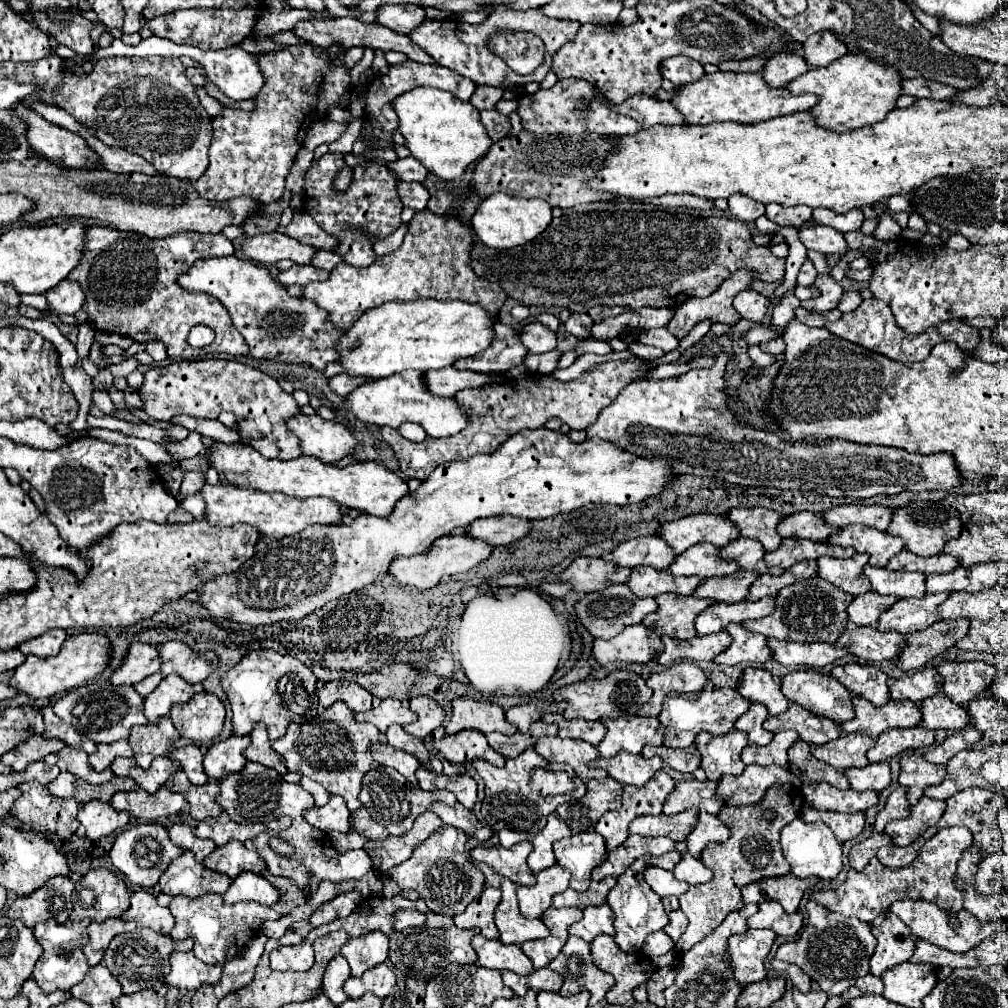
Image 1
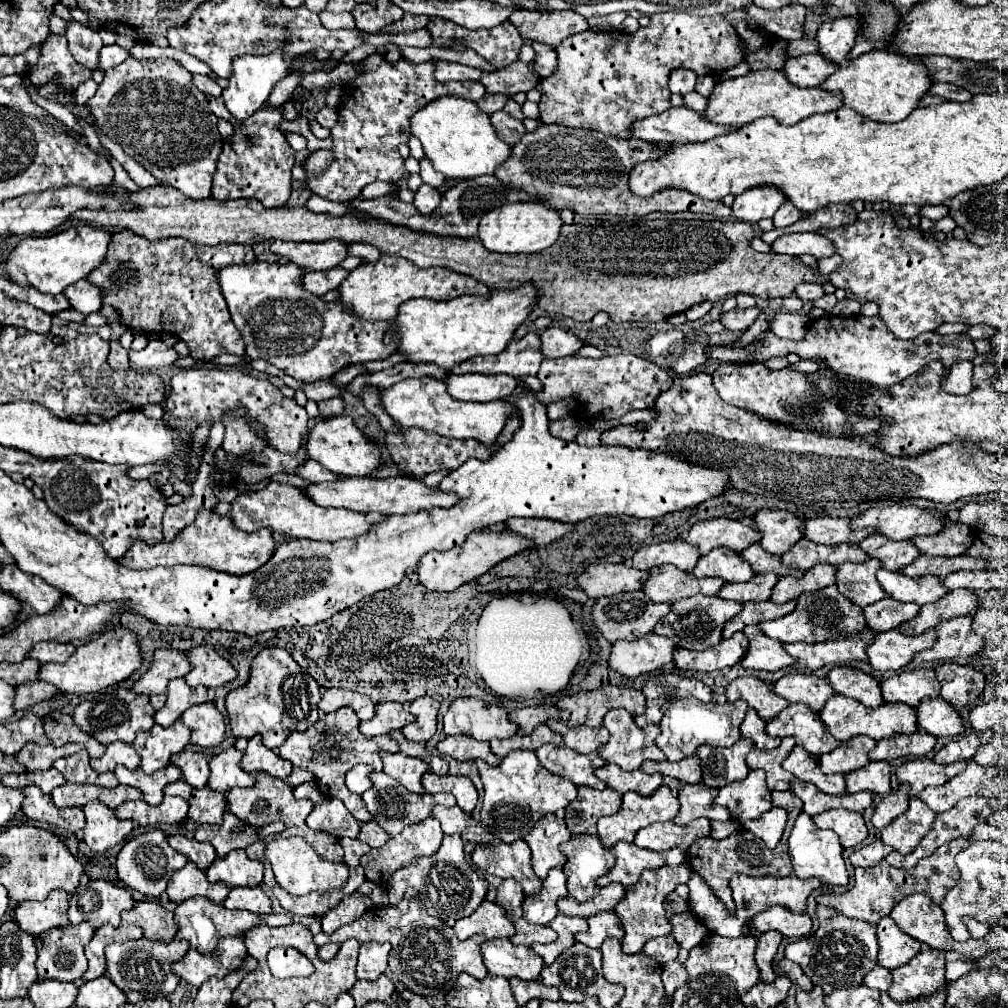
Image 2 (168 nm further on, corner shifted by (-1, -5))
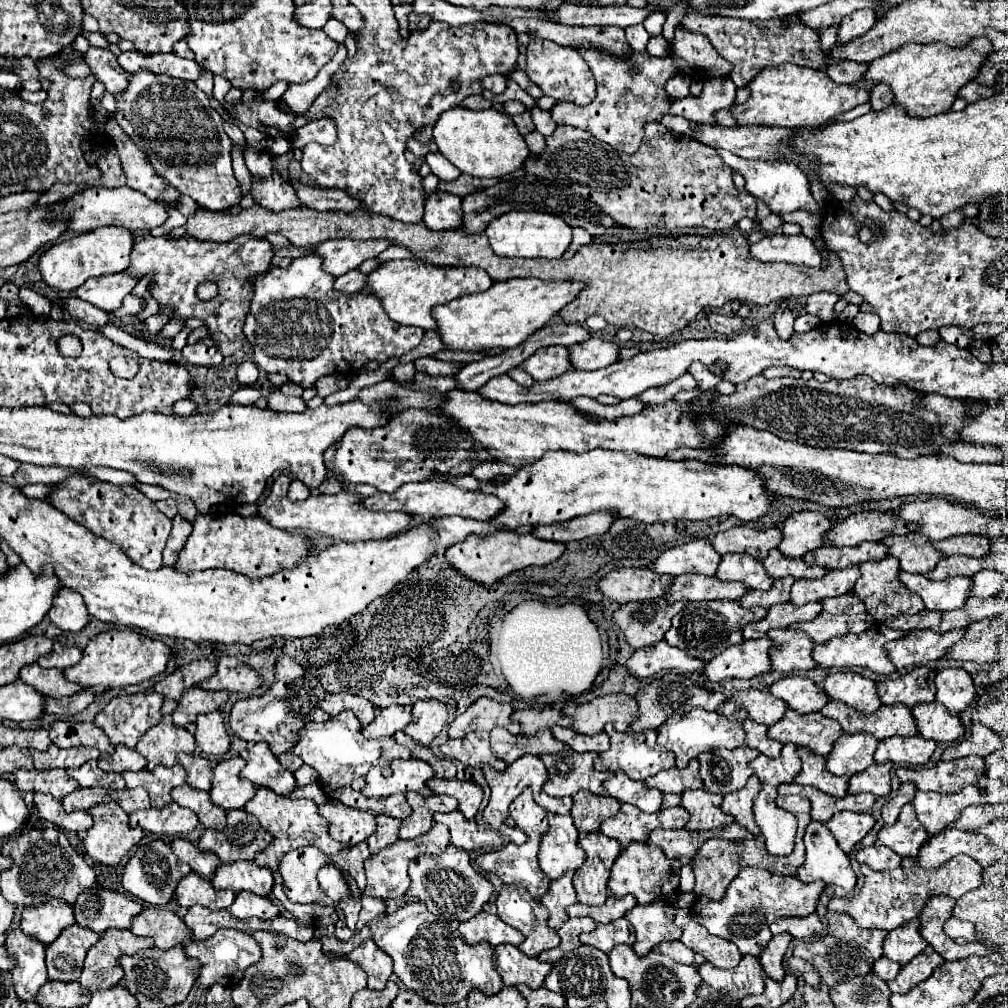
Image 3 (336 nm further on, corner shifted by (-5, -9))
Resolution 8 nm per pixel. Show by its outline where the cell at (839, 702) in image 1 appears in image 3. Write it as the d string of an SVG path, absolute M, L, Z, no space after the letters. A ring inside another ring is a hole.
M785 676L771 684L769 688L777 698L785 700L791 710L797 714L819 712L829 698L823 694L823 688L815 686L813 680L801 676Z

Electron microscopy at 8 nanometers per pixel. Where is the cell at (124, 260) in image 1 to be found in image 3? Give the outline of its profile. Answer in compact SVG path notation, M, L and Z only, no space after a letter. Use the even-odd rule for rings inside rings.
M143 236L135 242L133 262L129 270L143 278L145 274L153 274L155 286L151 288L151 296L159 300L159 308L173 306L175 318L201 318L205 326L211 330L211 338L219 350L225 350L225 356L237 354L245 344L243 324L251 308L253 288L249 280L267 272L273 258L273 246L265 238L237 236L229 242L211 242L197 240L191 236L183 236L179 240L169 240L167 236ZM201 282L215 282L219 286L219 296L203 302L197 298L195 290Z

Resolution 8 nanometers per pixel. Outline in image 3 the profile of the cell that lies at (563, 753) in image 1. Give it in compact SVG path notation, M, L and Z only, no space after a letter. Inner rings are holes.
M565 748L557 754L541 756L541 762L549 772L549 780L543 784L543 792L555 798L565 794L571 796L579 790L601 794L603 792L601 782L605 780L605 776L595 772L593 768L593 762L597 756L599 754L593 754L593 752L579 754L571 748ZM569 786L571 786L571 792L569 792Z

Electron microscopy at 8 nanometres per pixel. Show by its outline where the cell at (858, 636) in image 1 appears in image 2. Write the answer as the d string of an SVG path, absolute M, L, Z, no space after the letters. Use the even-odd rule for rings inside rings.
M899 630L877 632L873 642L867 646L869 664L875 670L899 670L907 666L915 652L921 652L935 642L935 632L929 630L921 636L903 636Z

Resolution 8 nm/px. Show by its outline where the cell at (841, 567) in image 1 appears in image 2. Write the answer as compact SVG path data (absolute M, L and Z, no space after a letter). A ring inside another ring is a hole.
M869 558L861 564L837 566L837 590L861 608L871 602L877 602L881 598L887 598L887 594L881 590L881 586L877 586L875 572L879 568L881 568L881 564L875 558Z

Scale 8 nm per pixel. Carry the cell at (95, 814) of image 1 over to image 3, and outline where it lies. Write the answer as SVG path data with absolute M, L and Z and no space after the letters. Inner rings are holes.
M117 802L97 804L91 810L93 826L85 834L87 854L105 866L117 866L133 846L139 844L143 832L129 826L127 812Z

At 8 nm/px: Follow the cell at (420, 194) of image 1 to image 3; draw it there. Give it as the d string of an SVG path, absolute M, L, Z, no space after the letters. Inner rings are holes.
M435 192L427 198L423 222L431 230L453 230L463 226L461 198L449 192Z

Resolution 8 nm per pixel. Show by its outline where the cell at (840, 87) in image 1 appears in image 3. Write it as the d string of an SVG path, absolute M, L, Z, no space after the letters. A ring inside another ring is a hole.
M985 36L973 38L965 48L949 48L943 42L931 44L907 44L869 64L865 78L869 82L885 82L895 94L895 104L901 104L911 116L933 116L949 112L959 88L977 78L979 68L995 52L995 46Z

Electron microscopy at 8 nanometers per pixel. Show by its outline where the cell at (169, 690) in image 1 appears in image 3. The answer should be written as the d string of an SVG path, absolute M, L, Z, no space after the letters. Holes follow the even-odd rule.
M195 686L193 690L187 690L183 694L183 698L179 698L179 704L173 712L173 724L175 726L185 726L195 722L195 718L199 714L207 714L213 710L219 710L229 698L227 690L219 690L219 692L207 692L199 686Z

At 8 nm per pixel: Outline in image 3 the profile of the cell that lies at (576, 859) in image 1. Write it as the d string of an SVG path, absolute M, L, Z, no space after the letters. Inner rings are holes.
M593 832L581 836L579 846L587 852L587 860L573 876L577 902L599 906L607 900L609 872L621 854L621 844L601 832Z

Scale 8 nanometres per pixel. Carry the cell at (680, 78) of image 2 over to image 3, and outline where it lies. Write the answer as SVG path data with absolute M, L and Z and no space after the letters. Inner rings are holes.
M677 74L677 76L669 78L667 84L665 84L665 92L671 98L685 98L689 94L689 76Z

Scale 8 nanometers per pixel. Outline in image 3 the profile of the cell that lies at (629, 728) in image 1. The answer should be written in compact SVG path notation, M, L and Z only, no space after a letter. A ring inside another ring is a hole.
M605 726L611 738L611 748L601 754L601 762L607 770L623 770L633 780L645 780L661 770L673 768L673 752L657 746L657 730L635 732L615 732L613 726Z

